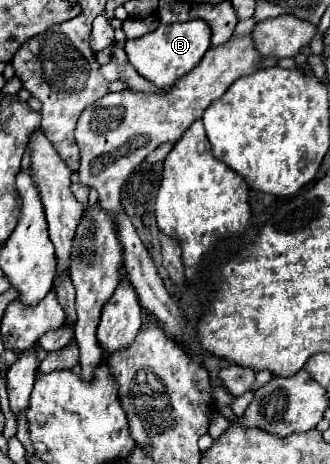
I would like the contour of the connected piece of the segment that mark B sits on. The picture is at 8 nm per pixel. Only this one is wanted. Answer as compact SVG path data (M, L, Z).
M200 18L190 22L160 24L146 36L128 40L124 44L126 56L130 64L136 68L136 72L158 88L170 88L180 76L190 72L202 60L208 48L210 48L210 26L206 26L206 22L202 22Z

